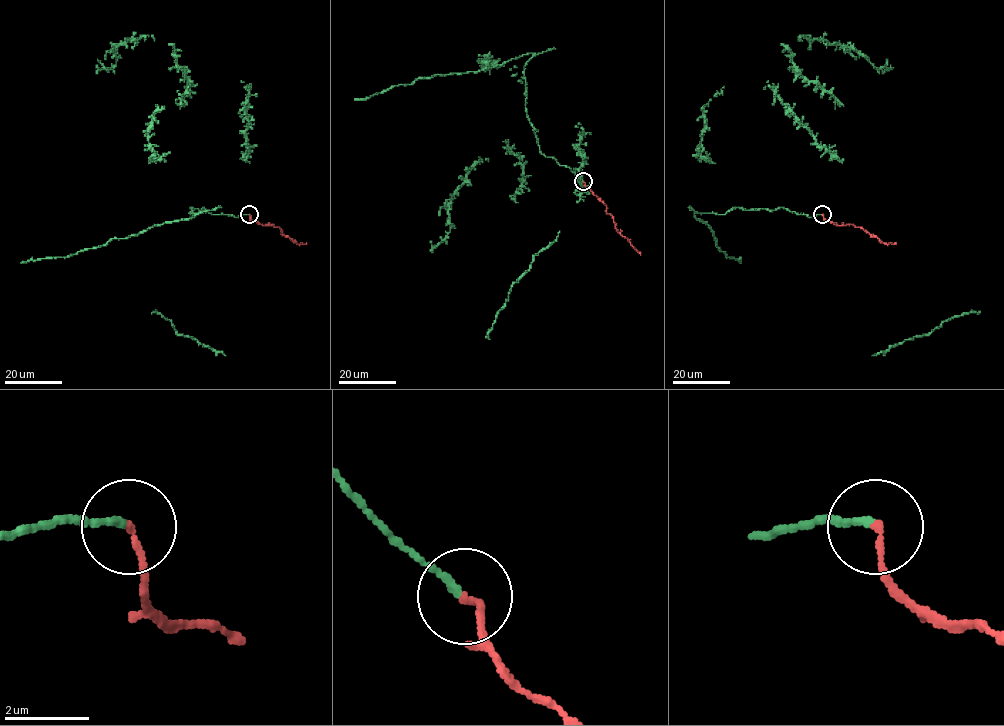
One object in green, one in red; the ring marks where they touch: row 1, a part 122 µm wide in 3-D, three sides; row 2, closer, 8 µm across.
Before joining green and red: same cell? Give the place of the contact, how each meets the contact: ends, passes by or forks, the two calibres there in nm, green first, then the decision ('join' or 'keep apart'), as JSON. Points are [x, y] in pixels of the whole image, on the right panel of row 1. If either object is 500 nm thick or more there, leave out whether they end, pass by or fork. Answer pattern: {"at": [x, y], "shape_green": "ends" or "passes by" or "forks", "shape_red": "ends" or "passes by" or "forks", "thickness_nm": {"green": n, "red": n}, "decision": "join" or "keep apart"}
{"at": [822, 214], "shape_green": "ends", "shape_red": "ends", "thickness_nm": {"green": 170, "red": 140}, "decision": "join"}

